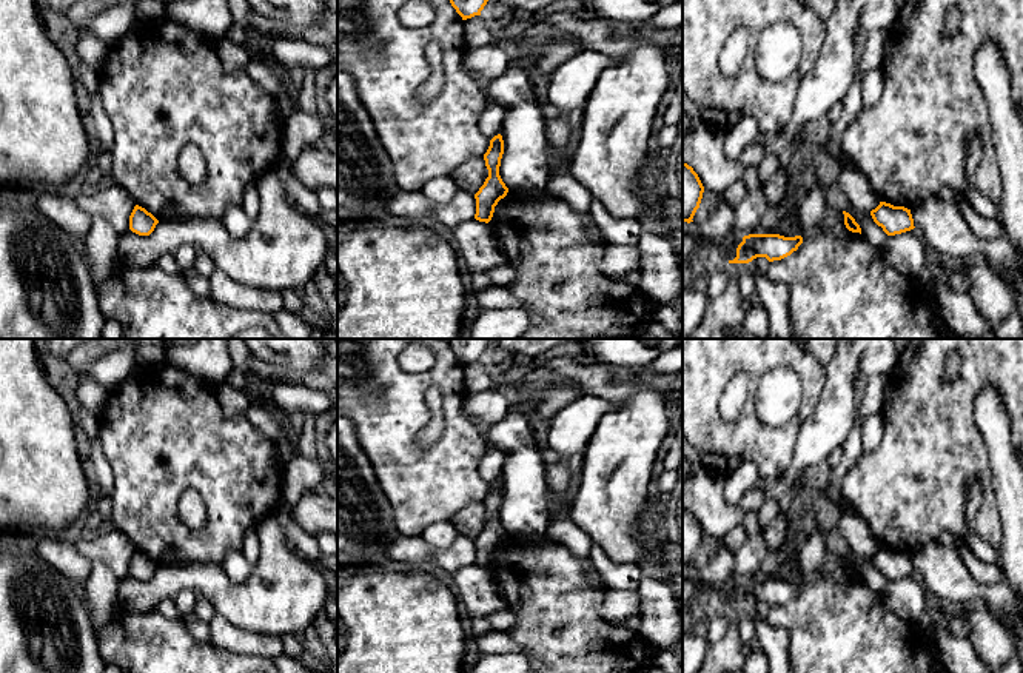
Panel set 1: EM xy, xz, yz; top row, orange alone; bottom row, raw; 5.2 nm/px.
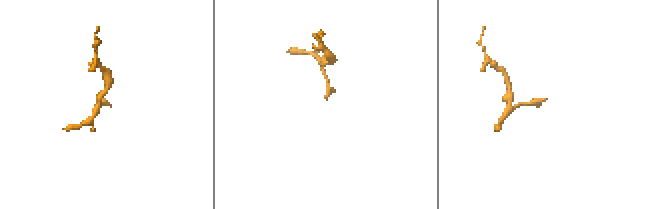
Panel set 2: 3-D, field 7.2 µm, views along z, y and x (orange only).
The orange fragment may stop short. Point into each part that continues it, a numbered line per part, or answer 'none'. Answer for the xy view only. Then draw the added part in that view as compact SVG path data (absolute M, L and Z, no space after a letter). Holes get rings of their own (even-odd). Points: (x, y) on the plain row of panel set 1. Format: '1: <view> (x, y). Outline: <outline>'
none

